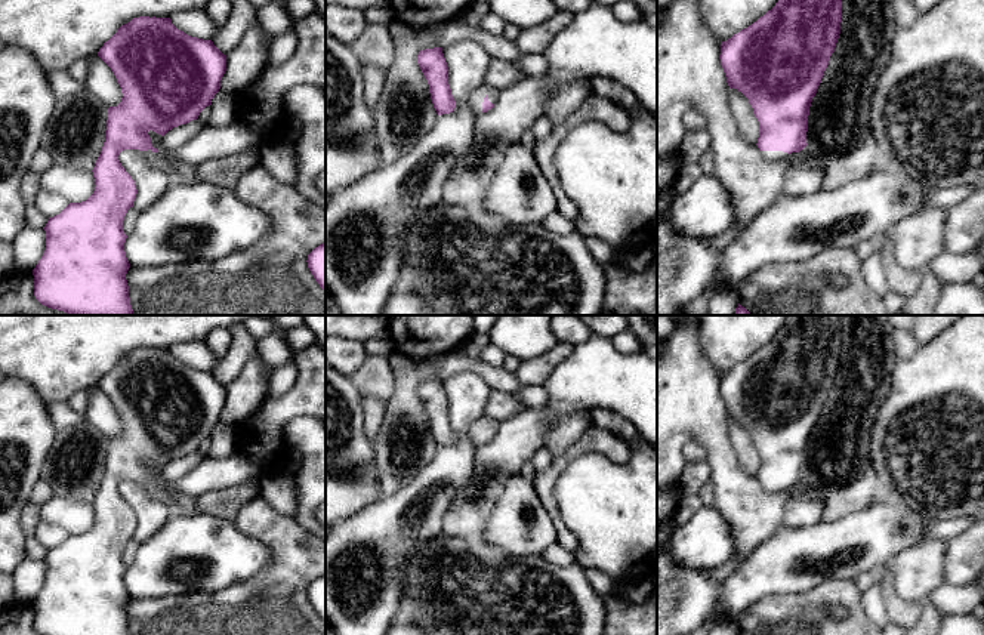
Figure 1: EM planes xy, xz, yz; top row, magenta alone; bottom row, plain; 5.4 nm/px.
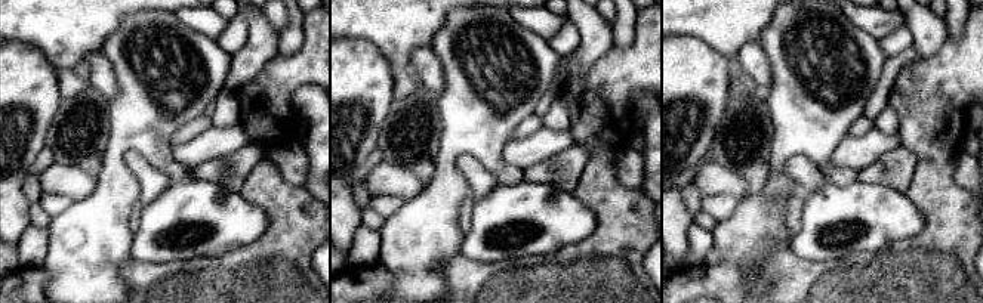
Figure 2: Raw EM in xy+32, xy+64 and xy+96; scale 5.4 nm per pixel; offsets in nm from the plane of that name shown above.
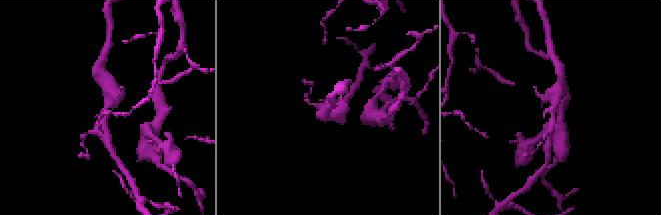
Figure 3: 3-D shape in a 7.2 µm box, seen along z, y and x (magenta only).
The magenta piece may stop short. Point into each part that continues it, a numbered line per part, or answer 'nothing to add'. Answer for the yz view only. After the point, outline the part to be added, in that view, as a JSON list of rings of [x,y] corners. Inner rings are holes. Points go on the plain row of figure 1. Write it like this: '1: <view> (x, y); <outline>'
1: yz (773, 487); [[[761,483],[765,491],[777,493],[784,491],[789,486],[783,483]]]

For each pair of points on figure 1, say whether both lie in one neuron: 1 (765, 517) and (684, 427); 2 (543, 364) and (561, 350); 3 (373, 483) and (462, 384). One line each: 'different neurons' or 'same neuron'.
1: same neuron
2: same neuron
3: different neurons

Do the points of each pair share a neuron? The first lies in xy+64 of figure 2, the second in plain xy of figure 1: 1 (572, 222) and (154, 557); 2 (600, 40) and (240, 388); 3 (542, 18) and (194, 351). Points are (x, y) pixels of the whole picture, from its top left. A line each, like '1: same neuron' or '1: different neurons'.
1: same neuron
2: same neuron
3: same neuron

